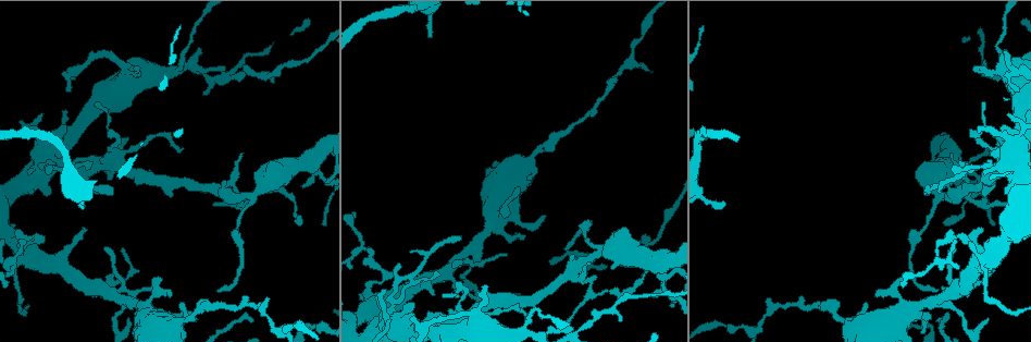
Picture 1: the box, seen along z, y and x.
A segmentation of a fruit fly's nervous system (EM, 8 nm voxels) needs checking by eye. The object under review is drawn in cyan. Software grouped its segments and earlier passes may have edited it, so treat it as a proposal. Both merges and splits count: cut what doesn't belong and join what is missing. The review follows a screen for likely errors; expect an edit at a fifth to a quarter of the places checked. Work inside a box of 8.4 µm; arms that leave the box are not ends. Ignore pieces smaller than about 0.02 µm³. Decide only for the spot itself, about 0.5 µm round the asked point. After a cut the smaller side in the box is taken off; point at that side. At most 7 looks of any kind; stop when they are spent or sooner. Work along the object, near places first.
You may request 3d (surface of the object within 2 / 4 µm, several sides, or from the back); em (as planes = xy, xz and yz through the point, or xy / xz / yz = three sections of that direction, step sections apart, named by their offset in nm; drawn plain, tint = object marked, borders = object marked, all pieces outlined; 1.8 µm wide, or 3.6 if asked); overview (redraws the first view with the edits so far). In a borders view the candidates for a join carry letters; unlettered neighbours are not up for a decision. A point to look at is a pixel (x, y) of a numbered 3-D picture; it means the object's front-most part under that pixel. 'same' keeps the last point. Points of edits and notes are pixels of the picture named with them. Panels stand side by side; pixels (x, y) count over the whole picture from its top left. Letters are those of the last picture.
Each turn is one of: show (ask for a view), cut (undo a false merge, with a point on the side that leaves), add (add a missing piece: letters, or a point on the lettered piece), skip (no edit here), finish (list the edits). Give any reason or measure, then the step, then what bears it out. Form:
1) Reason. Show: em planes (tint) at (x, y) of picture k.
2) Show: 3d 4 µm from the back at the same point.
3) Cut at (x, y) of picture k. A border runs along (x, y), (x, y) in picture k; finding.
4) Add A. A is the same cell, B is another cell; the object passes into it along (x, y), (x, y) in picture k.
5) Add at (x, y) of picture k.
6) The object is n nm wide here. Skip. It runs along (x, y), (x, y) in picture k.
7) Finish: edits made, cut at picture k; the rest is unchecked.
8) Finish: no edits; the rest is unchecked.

Show: em 3.6 µm yz step 8 (tint) at (1004, 71) of picture 1.

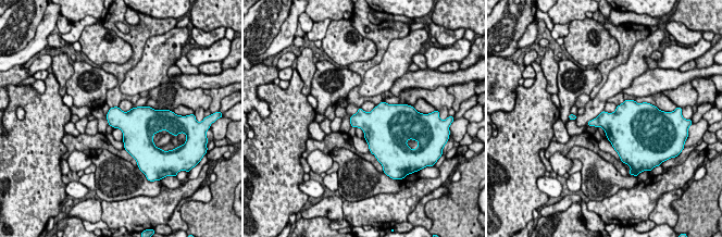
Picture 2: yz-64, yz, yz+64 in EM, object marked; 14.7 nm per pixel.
Show: em 3.6 µm planes (borders) at the same point.

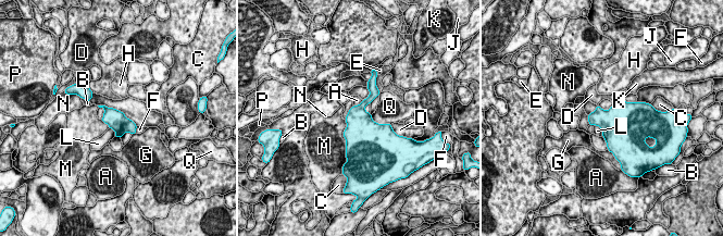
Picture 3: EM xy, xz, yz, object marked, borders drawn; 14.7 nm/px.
Skip. A, B, C, D, E, F, G, H, J, K, L, M, N, P and Q are other cells; a border runs along (595, 124), (600, 128), (602, 136) in picture 3; continuous, no second neuron.

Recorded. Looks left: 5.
Show: em planes (borders) at (967, 189) of picture 1.

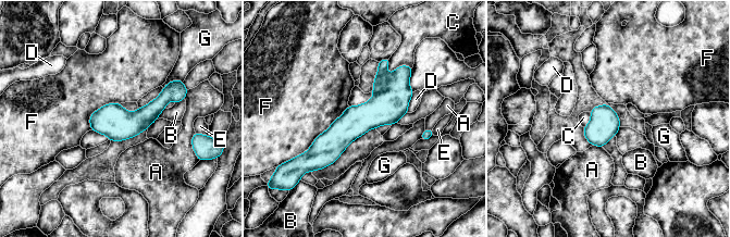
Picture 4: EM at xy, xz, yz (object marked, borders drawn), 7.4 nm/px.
The object is 220 nm wide here. Skip. A, B, C, D, E, F and G are other cells; it runs along (407, 73), (320, 154), (309, 156) in picture 4; continuous, no second neuron.

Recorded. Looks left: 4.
Four-way junction. Show: em 3.6 µm planes (plain) at (656, 262) of picture 1.

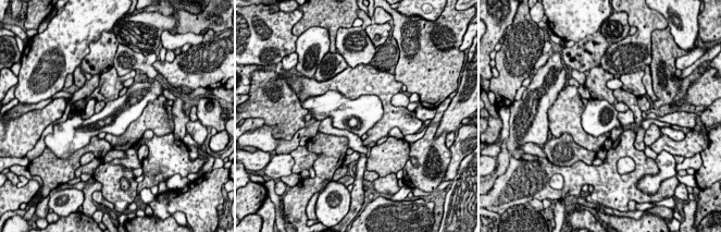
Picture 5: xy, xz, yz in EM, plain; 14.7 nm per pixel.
Show: em 3.6 µm planes (borders) at the same point.

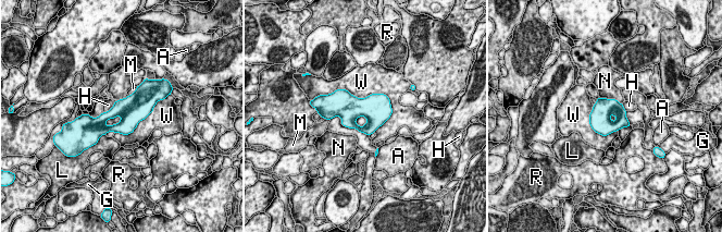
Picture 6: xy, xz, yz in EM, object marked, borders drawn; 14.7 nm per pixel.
The longest contact is with W, 850 nm. Skip. A, G, H, L, M, N, R and W are other cells; one neuron here.

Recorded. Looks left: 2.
Finish: no edits; the rest is unchecked.

